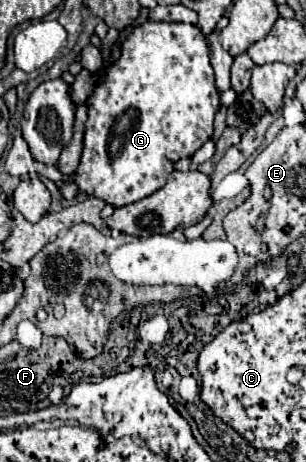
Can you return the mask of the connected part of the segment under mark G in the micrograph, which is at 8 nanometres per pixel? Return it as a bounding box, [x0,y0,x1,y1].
[75,22,221,208]

